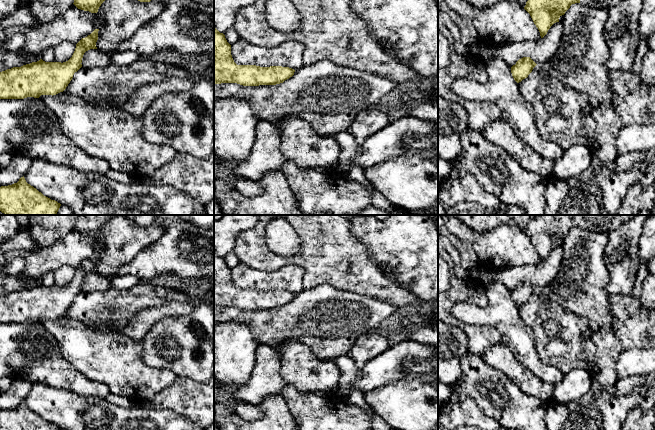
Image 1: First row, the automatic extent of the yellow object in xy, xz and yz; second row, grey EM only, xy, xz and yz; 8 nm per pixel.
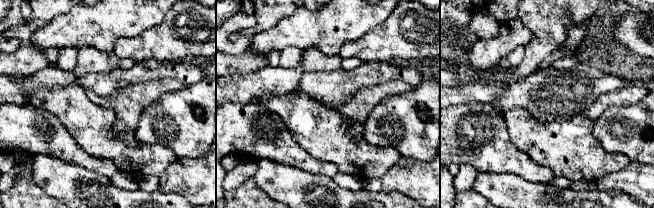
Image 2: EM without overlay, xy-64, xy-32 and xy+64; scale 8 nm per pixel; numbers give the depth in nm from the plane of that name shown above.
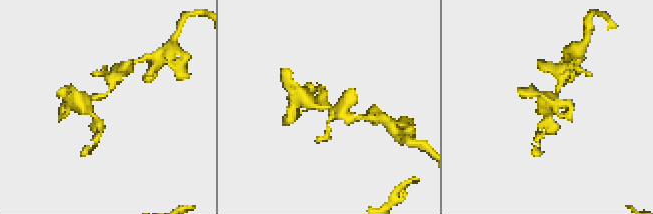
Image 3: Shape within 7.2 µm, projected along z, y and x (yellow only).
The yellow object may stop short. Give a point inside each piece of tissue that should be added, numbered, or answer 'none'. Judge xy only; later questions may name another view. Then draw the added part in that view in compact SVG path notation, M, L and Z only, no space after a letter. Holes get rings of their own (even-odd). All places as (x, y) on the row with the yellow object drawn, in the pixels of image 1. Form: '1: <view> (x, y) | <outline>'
none

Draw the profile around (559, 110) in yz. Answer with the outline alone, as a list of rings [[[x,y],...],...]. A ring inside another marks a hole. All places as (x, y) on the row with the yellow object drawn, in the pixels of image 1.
[[[538,64],[527,78],[518,83],[518,88],[523,97],[534,107],[536,126],[545,141],[558,144],[563,151],[574,145],[592,149],[595,122],[584,112],[591,99],[585,92],[566,86],[558,78],[541,69]]]

